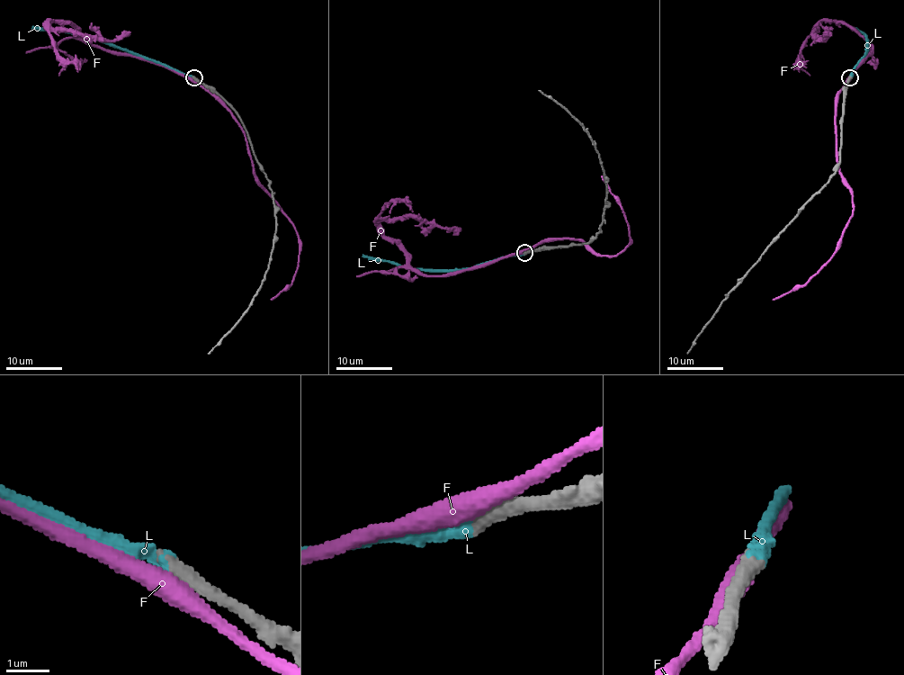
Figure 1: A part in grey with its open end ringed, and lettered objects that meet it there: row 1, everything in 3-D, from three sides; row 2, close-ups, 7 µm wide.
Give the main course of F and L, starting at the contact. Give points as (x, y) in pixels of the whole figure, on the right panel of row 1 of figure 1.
F: (847, 80), (837, 95), (835, 128), (839, 175), (852, 193), (854, 215), (822, 266), (772, 299)
L: (849, 77), (866, 55), (864, 34), (850, 27)

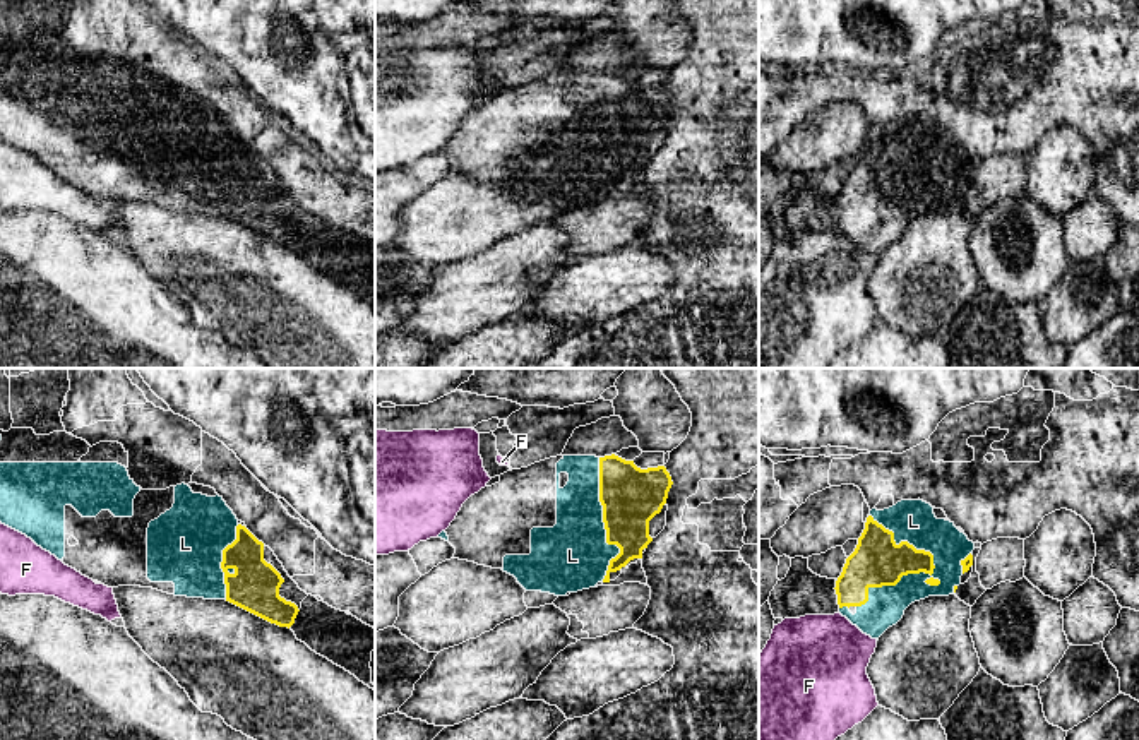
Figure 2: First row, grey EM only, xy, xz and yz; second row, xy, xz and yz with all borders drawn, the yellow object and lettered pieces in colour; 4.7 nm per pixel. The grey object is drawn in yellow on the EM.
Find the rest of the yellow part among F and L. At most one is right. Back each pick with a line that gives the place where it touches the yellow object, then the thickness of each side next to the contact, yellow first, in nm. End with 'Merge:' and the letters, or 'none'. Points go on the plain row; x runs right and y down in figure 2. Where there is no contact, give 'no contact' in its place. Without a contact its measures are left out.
L: yz (912, 161) | 240/200 nm
Merge: L

